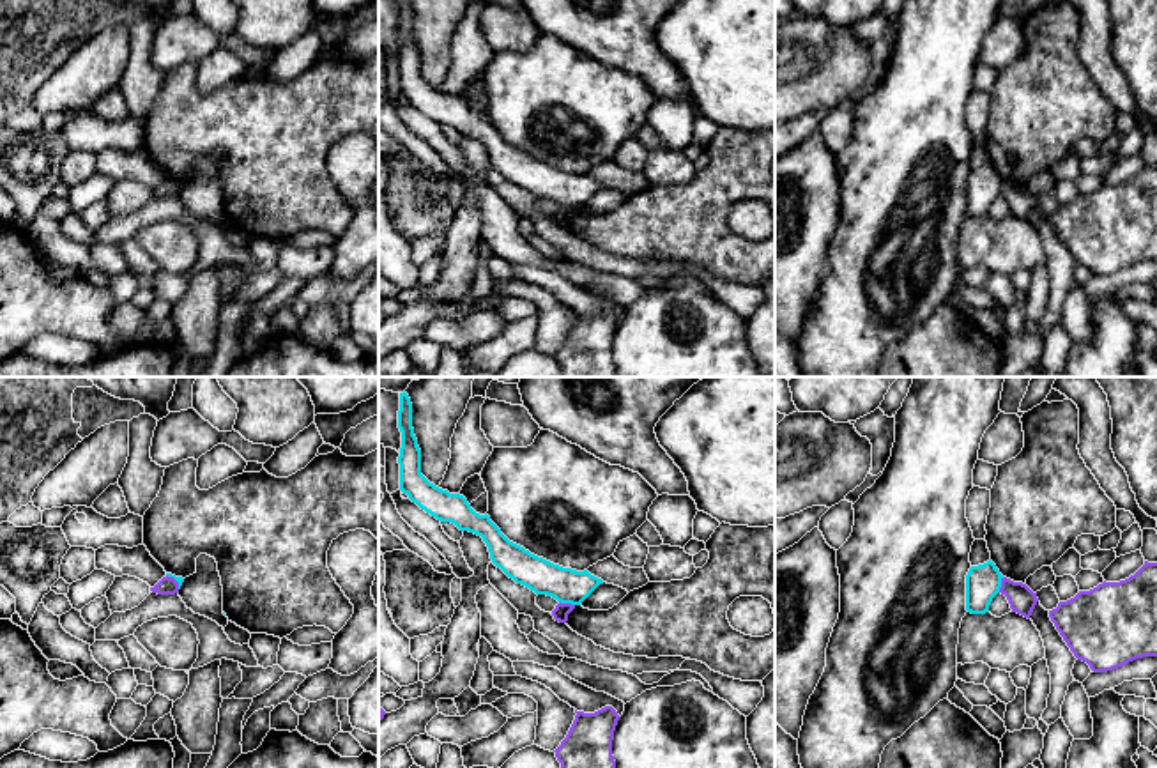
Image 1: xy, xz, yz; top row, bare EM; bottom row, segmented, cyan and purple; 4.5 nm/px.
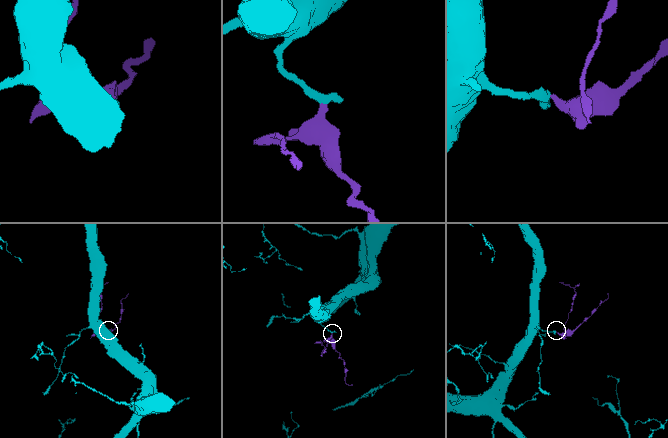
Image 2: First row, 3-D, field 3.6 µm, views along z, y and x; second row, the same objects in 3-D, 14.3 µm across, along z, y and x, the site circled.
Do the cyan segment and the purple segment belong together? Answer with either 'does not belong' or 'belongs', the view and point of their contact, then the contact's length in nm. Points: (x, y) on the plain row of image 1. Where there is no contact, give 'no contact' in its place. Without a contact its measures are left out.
does not belong | xz (567, 206) | 80 nm

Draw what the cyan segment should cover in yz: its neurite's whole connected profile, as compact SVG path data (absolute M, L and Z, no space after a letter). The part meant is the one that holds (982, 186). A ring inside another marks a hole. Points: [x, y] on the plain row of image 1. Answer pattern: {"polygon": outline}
{"polygon": "M989 163L971 170L966 179L966 214L971 218L989 216L992 202L1000 196L1003 179Z"}

